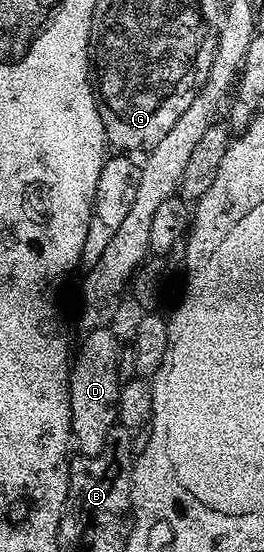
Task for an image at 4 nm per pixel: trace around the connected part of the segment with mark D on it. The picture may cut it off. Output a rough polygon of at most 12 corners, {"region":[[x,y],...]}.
{"region":[[83,334],[68,379],[72,436],[98,455],[117,428],[121,342]]}

